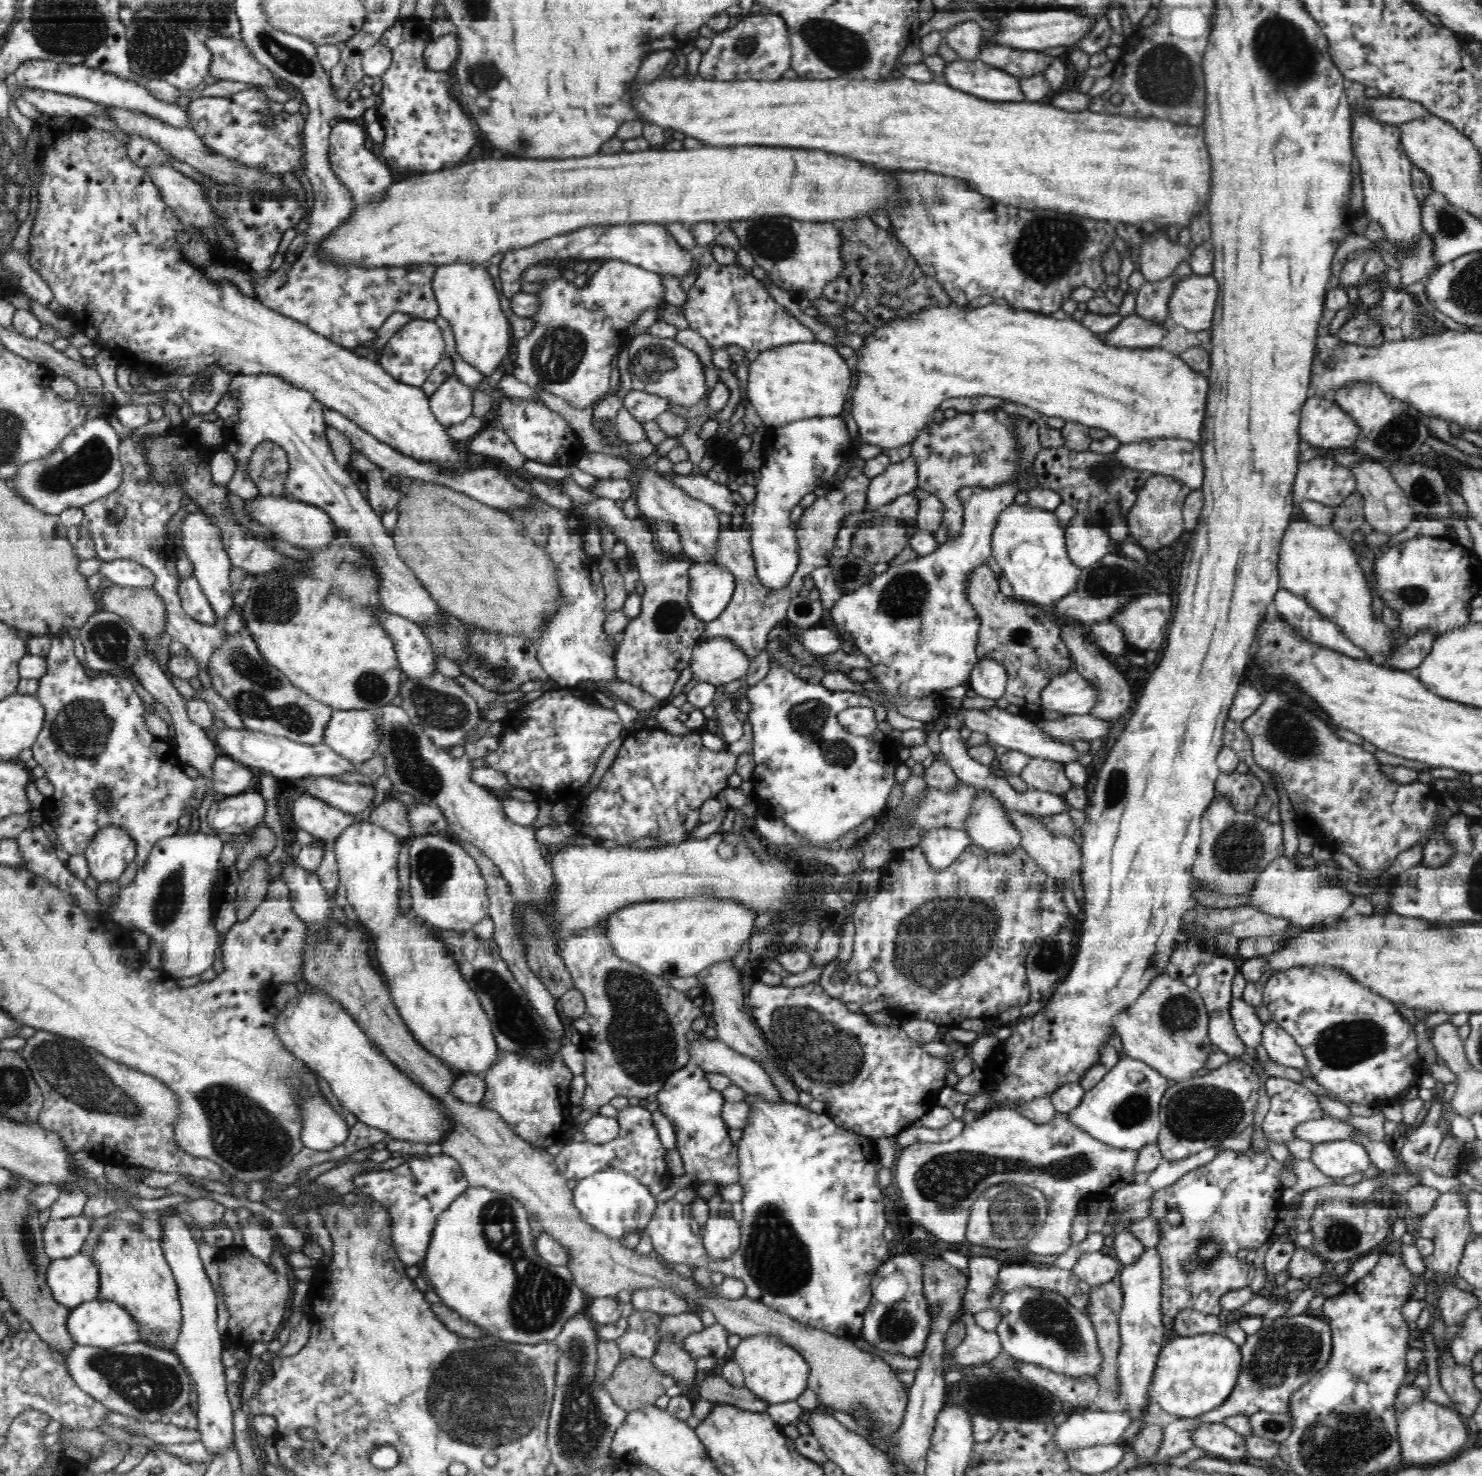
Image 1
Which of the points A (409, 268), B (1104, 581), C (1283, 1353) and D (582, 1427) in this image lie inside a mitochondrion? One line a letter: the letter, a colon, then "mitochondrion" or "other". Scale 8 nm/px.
A: other
B: mitochondrion
C: mitochondrion
D: mitochondrion

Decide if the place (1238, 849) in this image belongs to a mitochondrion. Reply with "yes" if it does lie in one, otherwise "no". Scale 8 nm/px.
yes

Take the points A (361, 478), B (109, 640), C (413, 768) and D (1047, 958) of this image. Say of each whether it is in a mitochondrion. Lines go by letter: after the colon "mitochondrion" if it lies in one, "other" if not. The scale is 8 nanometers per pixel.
A: other
B: mitochondrion
C: mitochondrion
D: mitochondrion

